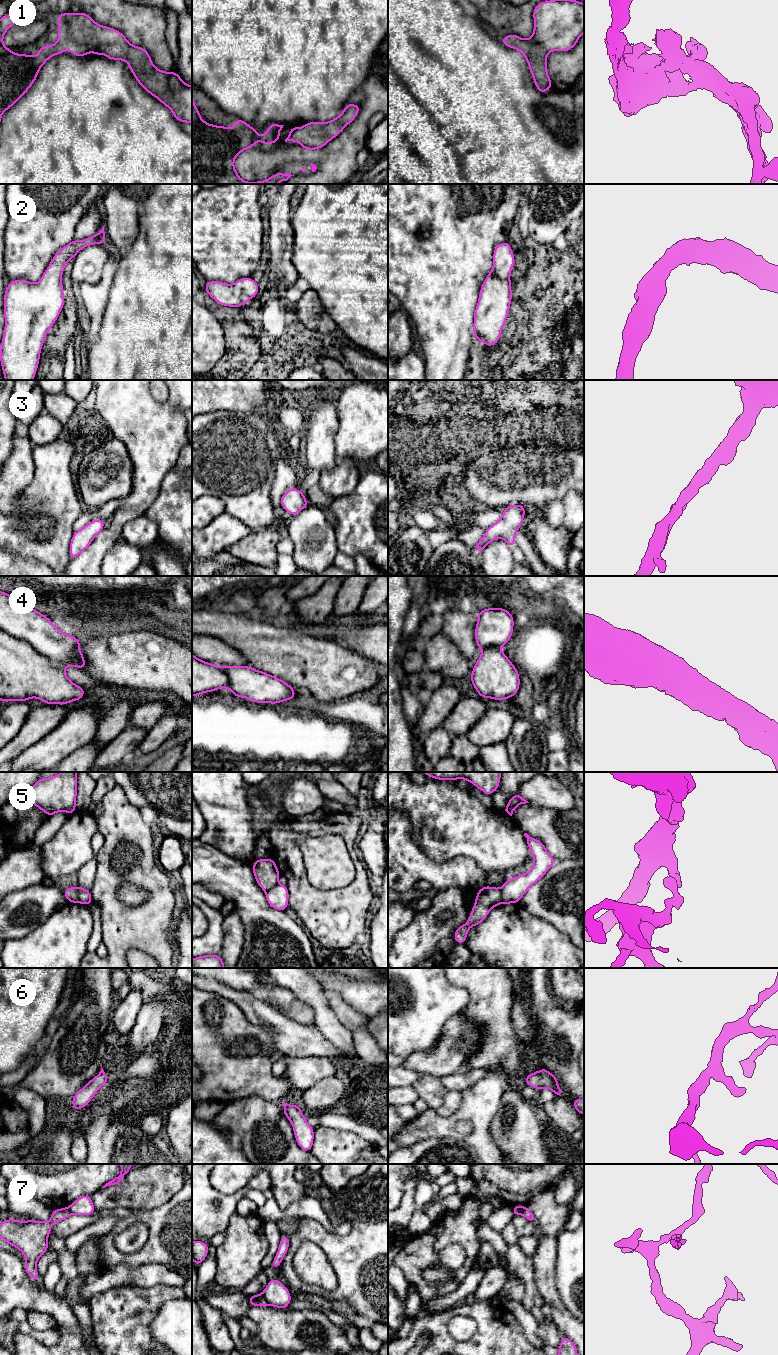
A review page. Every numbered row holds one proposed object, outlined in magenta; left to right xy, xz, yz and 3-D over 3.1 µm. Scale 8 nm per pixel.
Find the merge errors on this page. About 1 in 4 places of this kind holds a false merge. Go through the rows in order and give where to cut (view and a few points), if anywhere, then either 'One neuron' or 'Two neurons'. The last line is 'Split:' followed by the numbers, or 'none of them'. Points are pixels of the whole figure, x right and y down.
1: No split. One neuron
2: No split. One neuron
3: No split. One neuron
4: No split. One neuron
5: Split along xy (75, 887), (78, 902). Two neurons
6: No split. One neuron
7: Split along xz (261, 1294), (269, 1304). Two neurons
Split: 5, 7

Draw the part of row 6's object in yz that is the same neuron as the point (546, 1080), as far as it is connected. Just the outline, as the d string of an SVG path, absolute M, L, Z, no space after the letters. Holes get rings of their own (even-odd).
M541 1068L537 1072L527 1074L525 1084L537 1089L539 1092L542 1088L549 1088L557 1097L563 1097L564 1092L558 1086L558 1078L551 1074L546 1068Z

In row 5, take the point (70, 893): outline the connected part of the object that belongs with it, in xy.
M69 887L63 890L63 894L69 903L78 903L76 887Z

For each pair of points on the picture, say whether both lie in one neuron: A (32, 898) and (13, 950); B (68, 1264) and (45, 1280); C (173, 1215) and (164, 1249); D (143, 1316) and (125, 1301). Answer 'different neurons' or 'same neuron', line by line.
A: different neurons
B: different neurons
C: same neuron
D: same neuron

